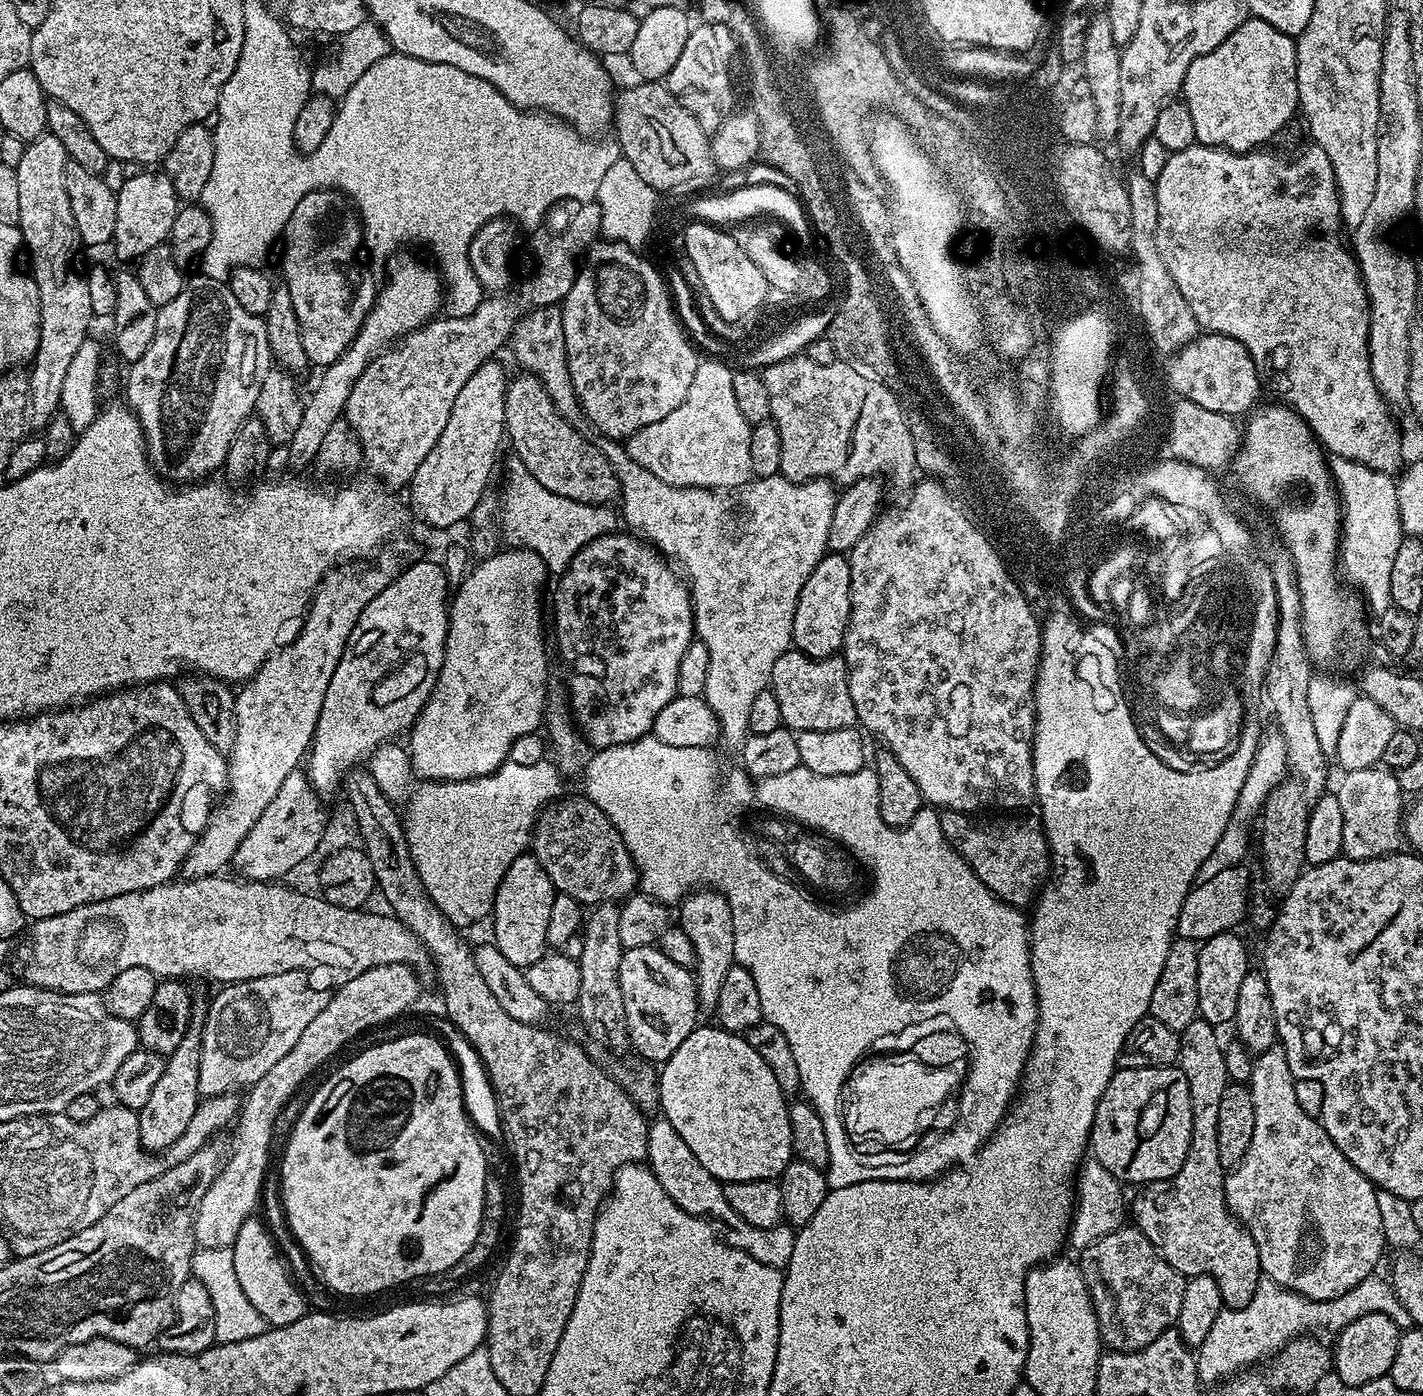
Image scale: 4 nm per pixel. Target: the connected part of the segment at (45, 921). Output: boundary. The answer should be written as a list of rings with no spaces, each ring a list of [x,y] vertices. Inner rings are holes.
[[[217,874],[215,876],[203,876],[197,880],[185,879],[184,885],[179,888],[176,882],[159,884],[156,888],[147,888],[145,892],[131,892],[115,896],[109,900],[99,900],[93,904],[83,904],[66,914],[58,914],[50,918],[42,918],[31,925],[28,936],[28,953],[24,956],[24,980],[25,985],[34,988],[45,988],[51,992],[65,992],[66,994],[82,994],[83,992],[103,993],[118,978],[122,970],[130,970],[134,966],[142,966],[153,972],[157,978],[186,978],[191,973],[194,976],[209,976],[217,980],[217,985],[237,984],[239,980],[253,980],[270,974],[282,974],[283,972],[295,972],[307,969],[307,964],[312,968],[325,968],[328,972],[337,972],[341,981],[350,978],[358,978],[366,970],[383,964],[406,964],[413,969],[429,967],[430,957],[421,942],[405,924],[397,920],[391,914],[383,916],[380,912],[368,912],[358,908],[343,908],[334,906],[329,900],[319,895],[307,896],[304,892],[291,892],[288,888],[279,888],[276,882],[244,882],[239,879],[227,880],[227,875]]]

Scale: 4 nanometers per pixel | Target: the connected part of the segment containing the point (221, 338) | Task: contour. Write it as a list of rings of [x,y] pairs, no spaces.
[[[197,275],[197,280],[189,279],[185,283],[184,289],[166,306],[162,306],[156,313],[156,333],[154,342],[150,342],[150,350],[138,358],[128,369],[128,400],[127,407],[131,408],[132,413],[138,418],[138,422],[144,431],[144,447],[148,450],[148,461],[152,463],[152,468],[159,476],[163,476],[169,482],[200,482],[215,470],[223,469],[224,459],[230,450],[230,441],[238,431],[238,426],[248,416],[253,415],[258,398],[258,390],[262,390],[262,378],[274,367],[272,351],[266,342],[266,326],[261,317],[249,314],[237,300],[234,294],[230,294],[227,283],[212,280],[206,275]]]

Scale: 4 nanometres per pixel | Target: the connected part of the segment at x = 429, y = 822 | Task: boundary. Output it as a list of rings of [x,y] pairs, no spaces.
[[[548,758],[534,766],[505,762],[497,772],[480,776],[476,780],[424,782],[413,791],[410,797],[412,809],[408,816],[406,812],[406,819],[403,821],[412,861],[429,898],[457,928],[467,929],[467,924],[476,924],[483,916],[485,919],[491,913],[492,906],[496,903],[496,891],[510,862],[529,851],[533,828],[542,805],[555,801],[561,795],[560,776],[562,777],[561,769]]]

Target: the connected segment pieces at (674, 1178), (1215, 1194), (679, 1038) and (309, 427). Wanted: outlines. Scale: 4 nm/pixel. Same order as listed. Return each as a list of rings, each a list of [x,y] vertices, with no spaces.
[[[657,1118],[656,1121],[653,1119],[649,1123],[647,1163],[651,1167],[654,1178],[658,1178],[662,1190],[666,1190],[666,1194],[670,1194],[670,1198],[674,1198],[674,1202],[678,1202],[678,1206],[686,1210],[686,1214],[694,1214],[701,1216],[703,1220],[715,1222],[722,1229],[724,1241],[738,1250],[746,1250],[750,1258],[758,1258],[758,1262],[766,1266],[787,1269],[790,1254],[794,1254],[796,1232],[784,1222],[777,1228],[750,1226],[750,1222],[746,1222],[746,1218],[738,1215],[730,1206],[730,1202],[726,1202],[724,1184],[716,1180],[714,1174],[710,1174],[710,1170],[706,1170],[702,1162],[698,1162],[698,1158],[694,1158],[690,1146],[682,1142],[678,1130],[674,1130],[674,1126],[670,1126],[668,1120]]]
[[[1197,1019],[1190,1022],[1190,1026],[1186,1026],[1186,1030],[1180,1033],[1180,1058],[1178,1067],[1182,1070],[1182,1074],[1186,1074],[1188,1085],[1190,1086],[1190,1098],[1192,1099],[1192,1141],[1190,1142],[1190,1150],[1186,1162],[1180,1168],[1180,1173],[1173,1176],[1171,1180],[1158,1180],[1155,1184],[1149,1184],[1143,1189],[1144,1192],[1136,1201],[1131,1201],[1130,1216],[1134,1219],[1135,1227],[1139,1228],[1141,1234],[1146,1238],[1150,1238],[1152,1245],[1160,1252],[1160,1257],[1166,1262],[1170,1262],[1170,1266],[1174,1266],[1174,1270],[1178,1270],[1186,1278],[1193,1276],[1209,1276],[1218,1282],[1218,1290],[1222,1290],[1222,1298],[1225,1305],[1230,1308],[1241,1308],[1246,1306],[1254,1298],[1254,1294],[1260,1289],[1262,1283],[1262,1273],[1260,1270],[1260,1259],[1258,1258],[1258,1246],[1254,1242],[1254,1238],[1247,1230],[1244,1229],[1243,1224],[1236,1219],[1228,1210],[1228,1203],[1224,1197],[1224,1178],[1226,1169],[1222,1166],[1222,1158],[1218,1158],[1218,1102],[1222,1102],[1222,1094],[1229,1086],[1228,1071],[1226,1070],[1226,1058],[1224,1057],[1224,1044],[1215,1027],[1206,1023],[1206,1021]]]
[[[659,947],[626,948],[622,958],[622,966],[618,970],[618,982],[622,986],[622,998],[626,1006],[626,1022],[631,1047],[641,1052],[648,1062],[663,1062],[686,1042],[686,1038],[698,1027],[698,1005],[696,1003],[696,982],[689,969],[672,962]]]
[[[400,250],[387,261],[388,281],[379,285],[376,300],[368,311],[368,317],[362,322],[358,334],[350,342],[350,346],[332,364],[323,369],[320,381],[312,393],[307,393],[302,422],[298,425],[298,431],[294,438],[286,446],[288,460],[296,468],[304,468],[315,461],[318,454],[318,446],[322,446],[322,438],[330,430],[330,426],[341,419],[345,402],[354,382],[366,370],[366,366],[381,351],[396,343],[407,332],[413,332],[427,324],[437,315],[442,308],[442,301],[446,292],[442,287],[442,277],[431,263],[423,264],[416,256]]]

